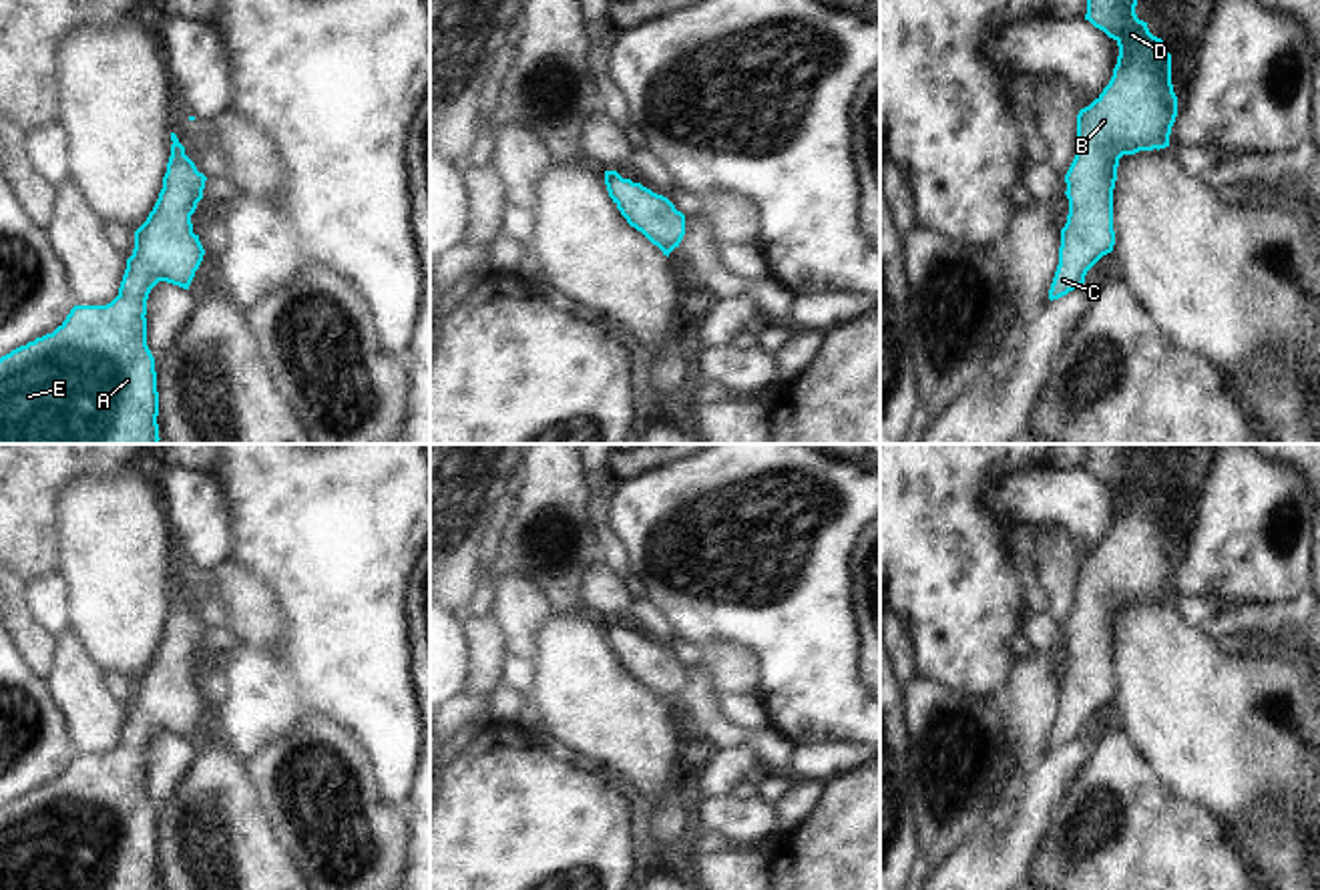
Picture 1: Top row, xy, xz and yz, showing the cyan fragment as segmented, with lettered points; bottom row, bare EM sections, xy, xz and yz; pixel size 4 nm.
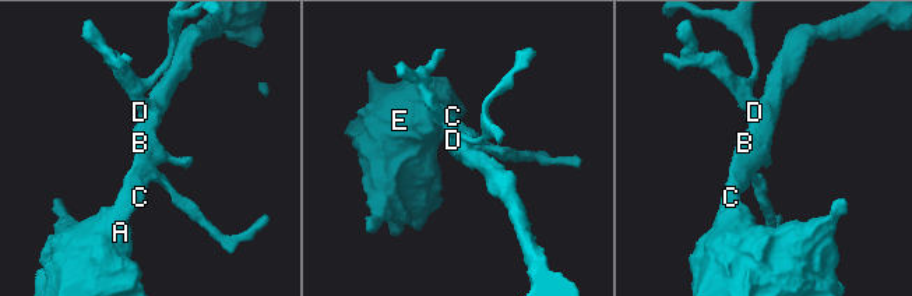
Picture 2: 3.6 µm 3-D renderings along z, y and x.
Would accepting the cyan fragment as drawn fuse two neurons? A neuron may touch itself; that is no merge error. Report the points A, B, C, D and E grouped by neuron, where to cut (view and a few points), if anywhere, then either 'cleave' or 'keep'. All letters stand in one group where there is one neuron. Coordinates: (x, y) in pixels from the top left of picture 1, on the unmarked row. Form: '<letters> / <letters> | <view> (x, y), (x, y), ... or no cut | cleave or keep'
A B C D E | no cut | keep

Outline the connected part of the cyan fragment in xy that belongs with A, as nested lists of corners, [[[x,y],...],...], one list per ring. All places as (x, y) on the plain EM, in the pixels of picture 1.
[[[171,583],[163,639],[147,671],[135,681],[135,699],[119,745],[106,755],[74,755],[52,782],[0,808],[0,890],[161,890],[155,808],[147,796],[147,749],[159,731],[189,739],[205,699],[191,665],[207,627]]]

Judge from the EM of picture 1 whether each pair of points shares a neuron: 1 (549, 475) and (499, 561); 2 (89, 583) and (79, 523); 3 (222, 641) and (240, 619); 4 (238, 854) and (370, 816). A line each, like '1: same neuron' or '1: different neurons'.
1: same neuron
2: same neuron
3: different neurons
4: different neurons

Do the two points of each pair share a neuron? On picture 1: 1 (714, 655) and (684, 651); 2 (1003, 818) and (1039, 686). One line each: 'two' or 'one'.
1: two
2: one

